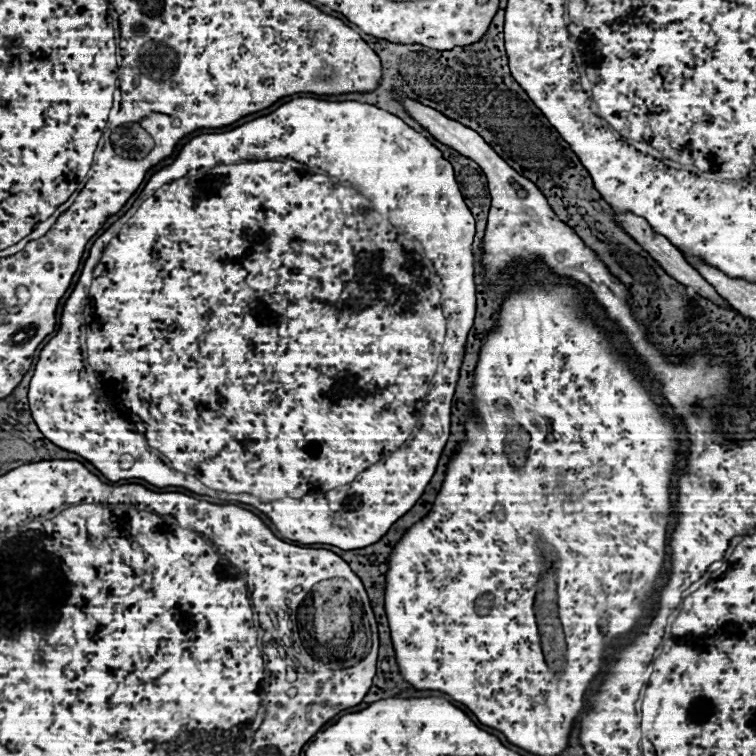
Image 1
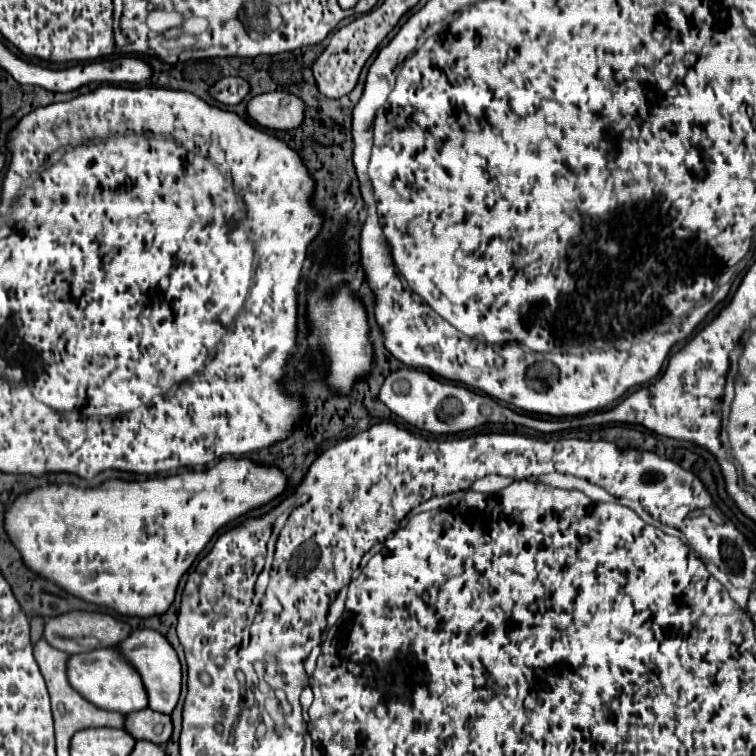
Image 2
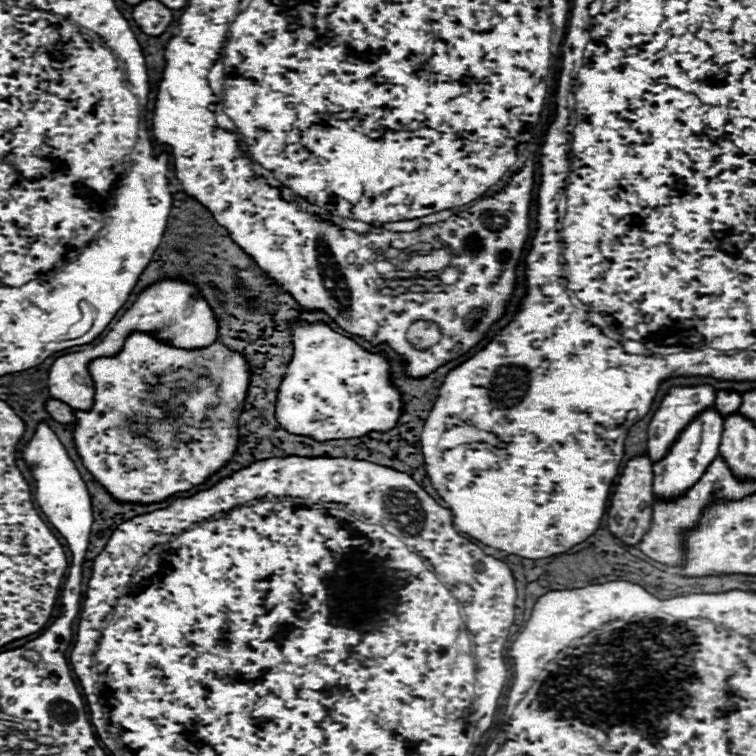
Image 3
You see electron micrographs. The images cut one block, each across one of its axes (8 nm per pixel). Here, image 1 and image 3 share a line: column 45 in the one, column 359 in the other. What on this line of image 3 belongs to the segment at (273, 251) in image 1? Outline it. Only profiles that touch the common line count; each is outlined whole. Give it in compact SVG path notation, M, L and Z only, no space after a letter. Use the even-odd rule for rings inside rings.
M294 324L292 334L294 358L282 378L276 404L276 420L288 432L334 440L364 436L370 430L382 432L396 424L402 408L398 392L390 384L390 366L382 350L368 352L326 324Z

